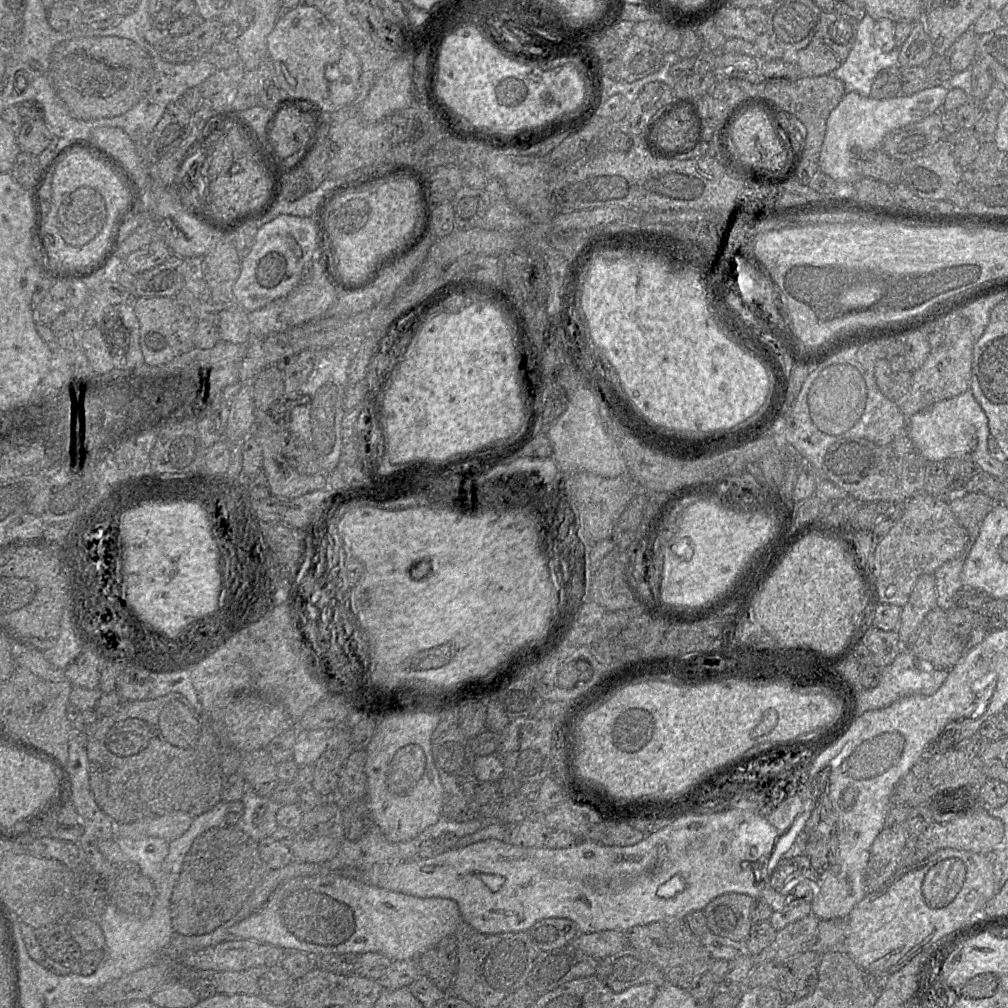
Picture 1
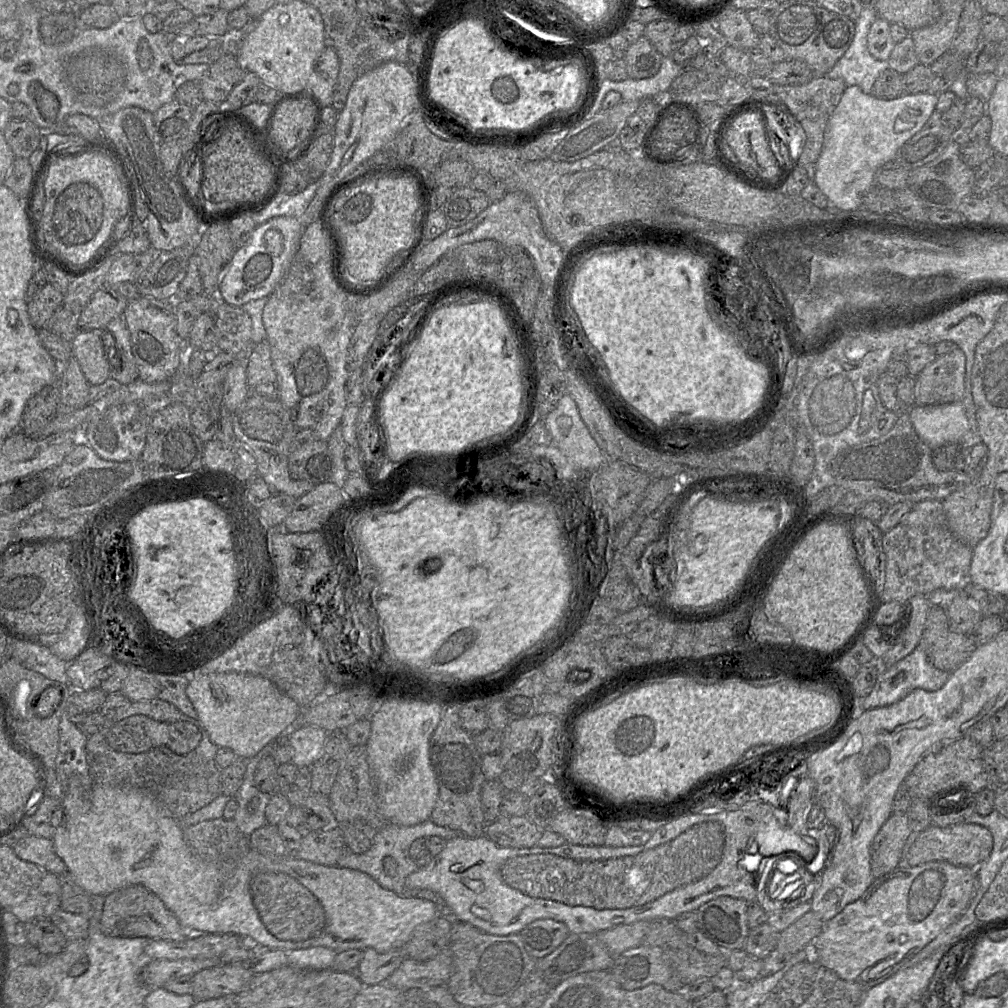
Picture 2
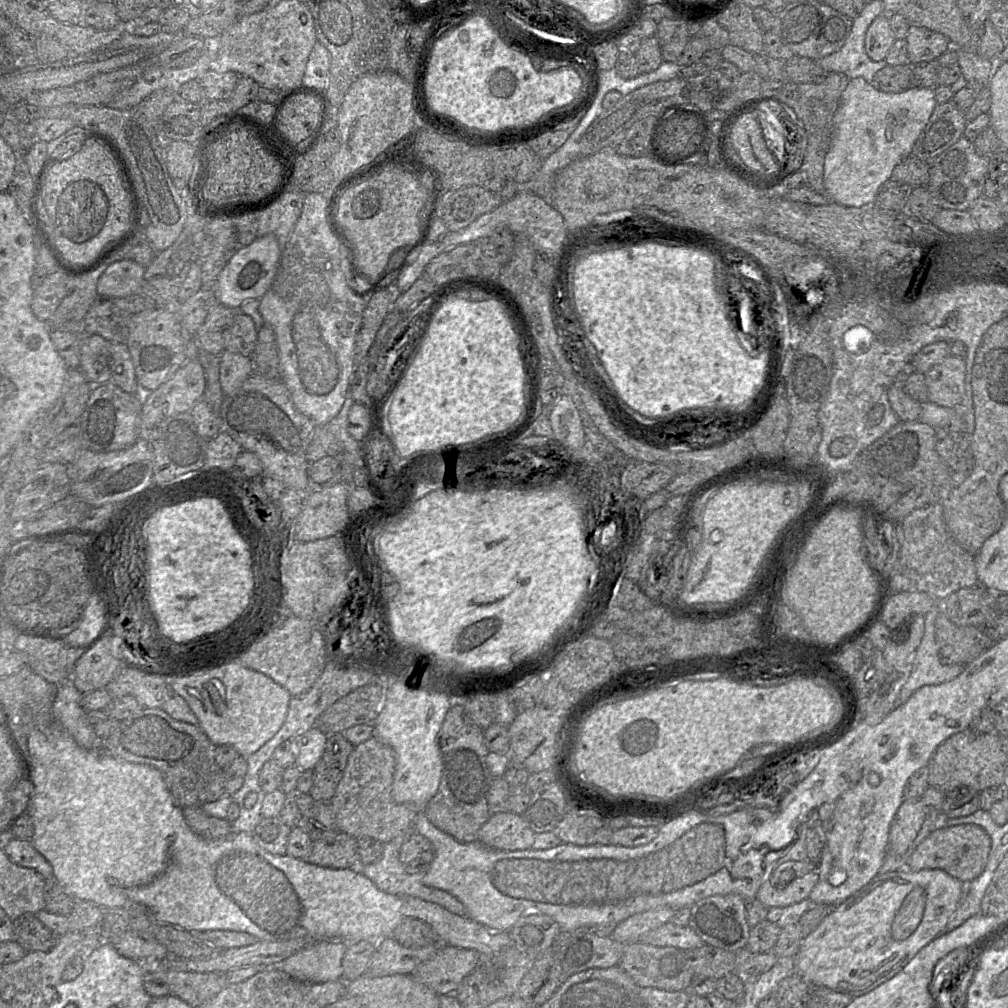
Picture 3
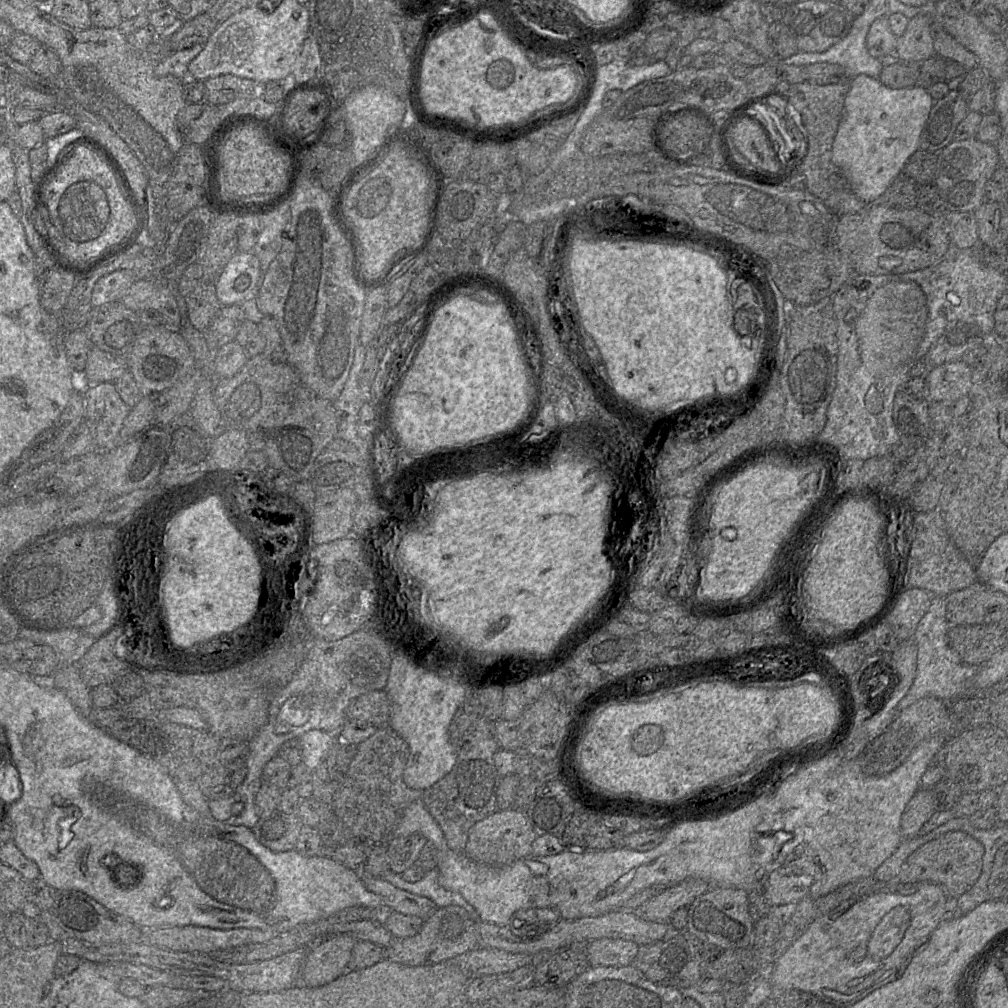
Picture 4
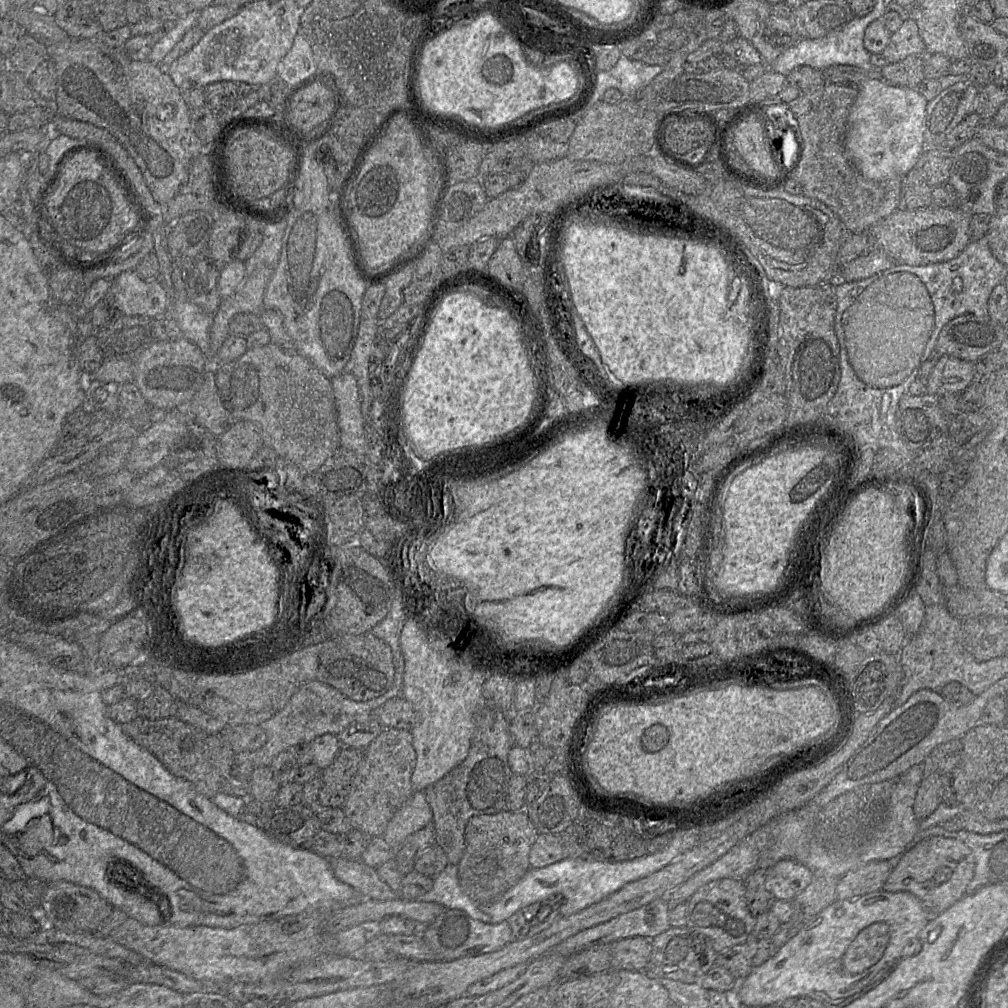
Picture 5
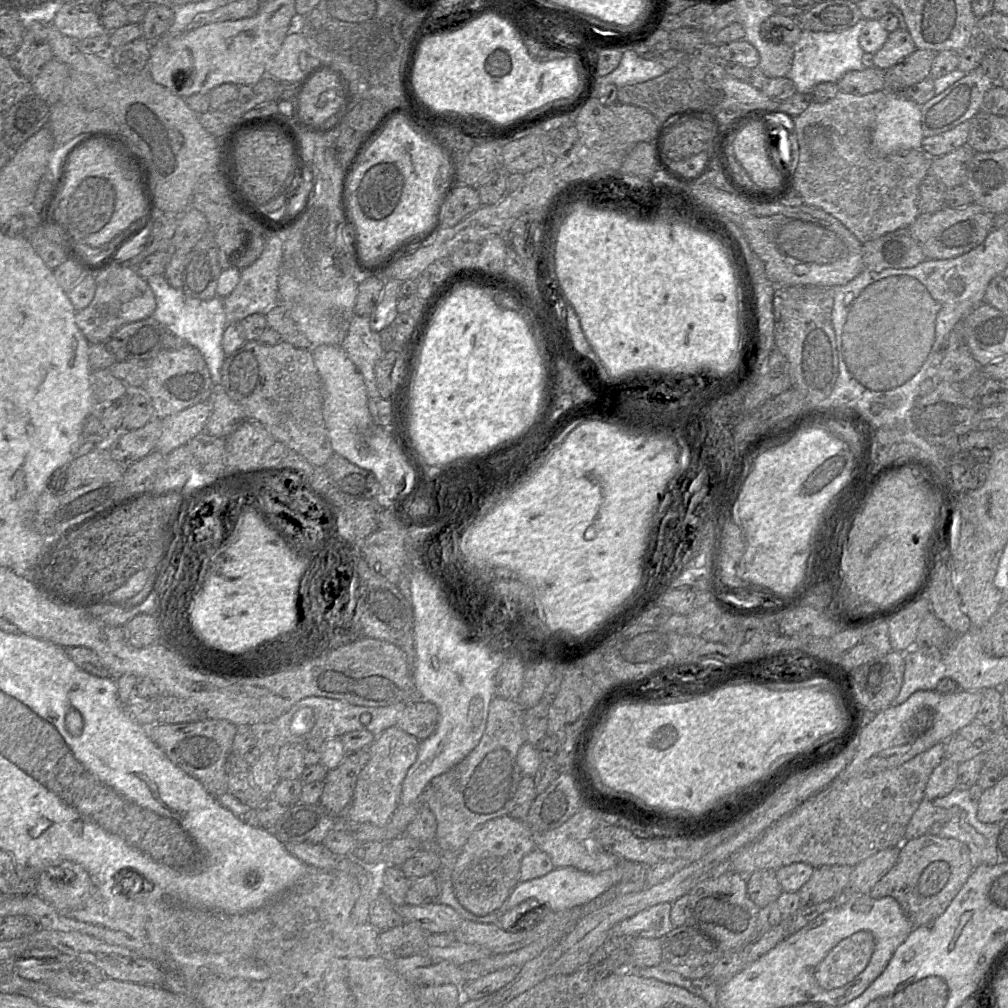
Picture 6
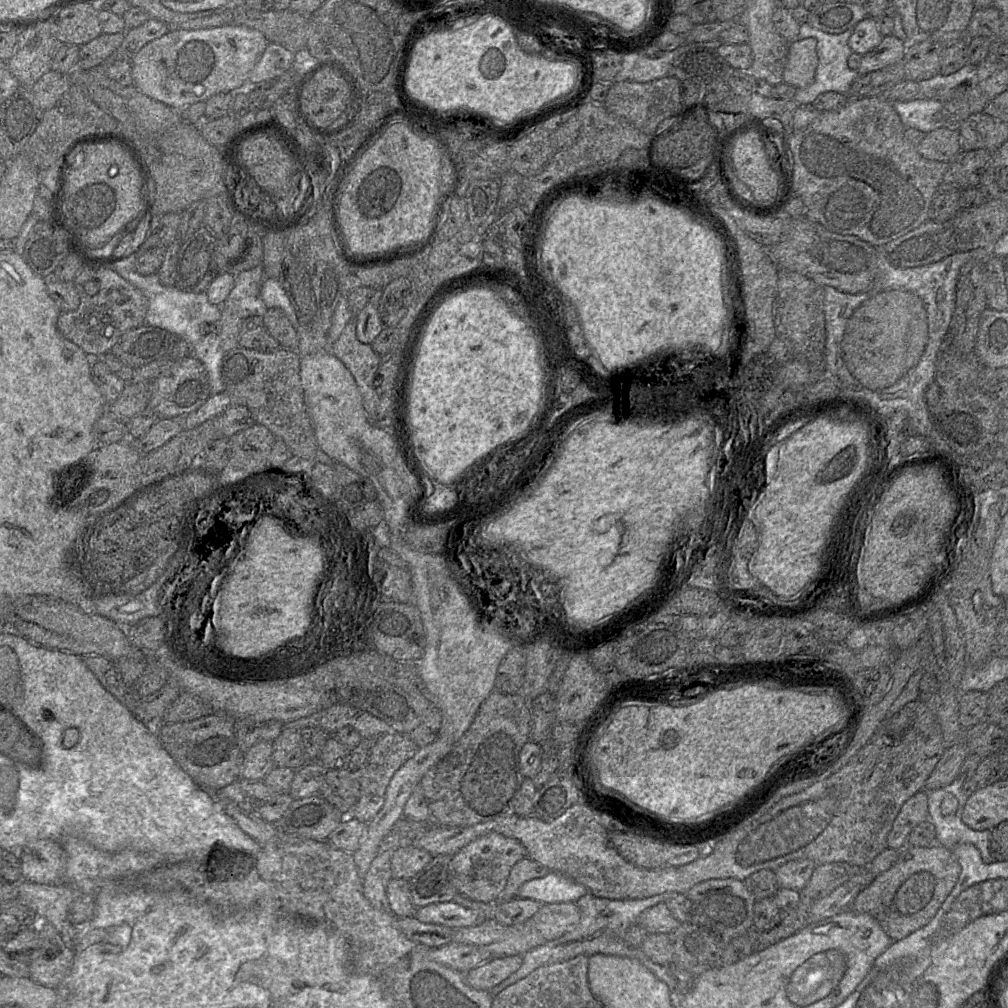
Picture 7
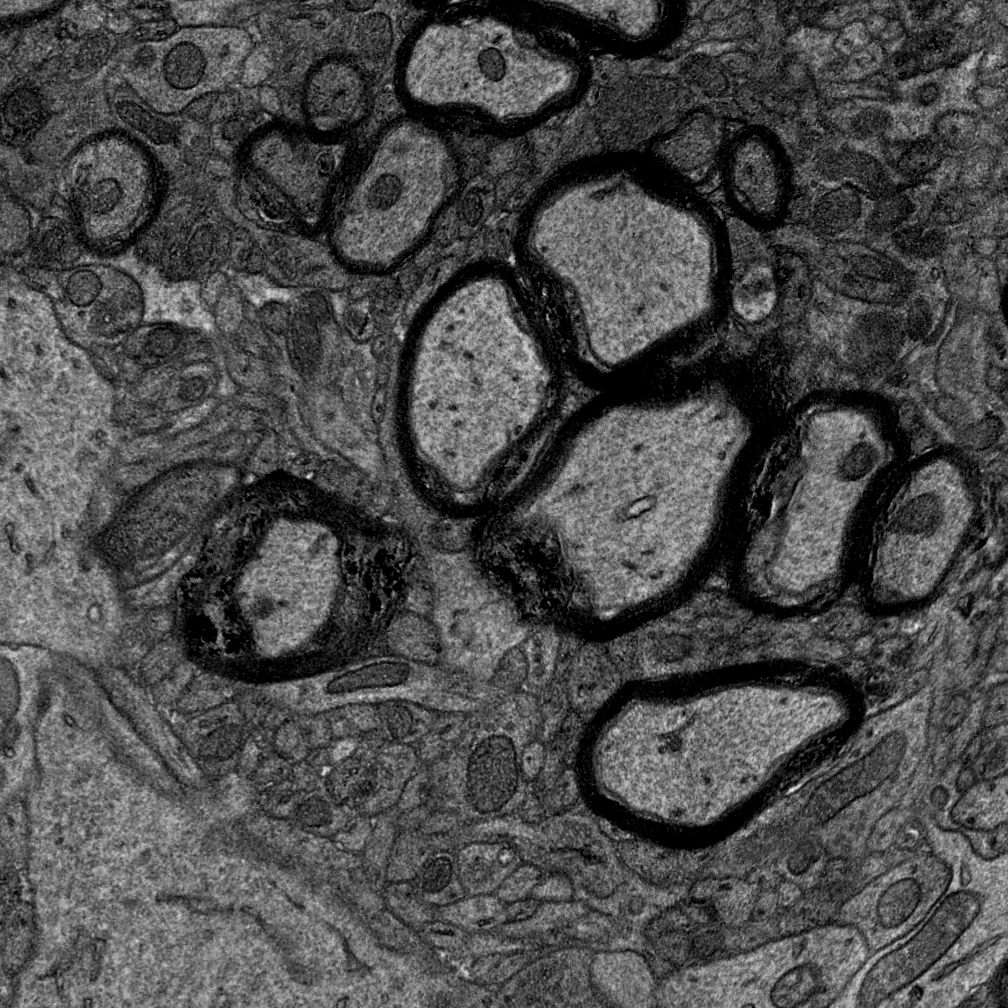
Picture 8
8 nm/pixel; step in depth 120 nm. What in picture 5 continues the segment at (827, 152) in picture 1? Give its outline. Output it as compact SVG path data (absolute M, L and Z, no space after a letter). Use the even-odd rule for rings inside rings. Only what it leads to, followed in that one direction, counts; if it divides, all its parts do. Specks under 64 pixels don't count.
M879 75L870 77L857 86L858 96L851 106L845 136L846 153L853 166L867 179L884 181L903 178L914 169L925 151L924 118L928 101L917 89L887 84Z

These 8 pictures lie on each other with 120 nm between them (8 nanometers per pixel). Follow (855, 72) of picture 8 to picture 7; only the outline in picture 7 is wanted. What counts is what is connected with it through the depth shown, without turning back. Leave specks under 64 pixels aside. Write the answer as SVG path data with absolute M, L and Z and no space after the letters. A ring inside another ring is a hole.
M893 35L883 36L877 47L862 56L860 66L857 69L859 76L902 62L907 45L907 42Z

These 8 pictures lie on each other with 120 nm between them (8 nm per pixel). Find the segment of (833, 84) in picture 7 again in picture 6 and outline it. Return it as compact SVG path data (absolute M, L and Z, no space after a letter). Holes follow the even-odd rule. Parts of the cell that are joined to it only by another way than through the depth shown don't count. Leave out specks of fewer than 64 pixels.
M861 19L853 27L840 32L802 30L799 40L792 46L792 65L786 76L793 81L796 92L810 93L820 83L837 83L847 72L864 70L861 58L865 52L859 45L859 36L867 21Z

